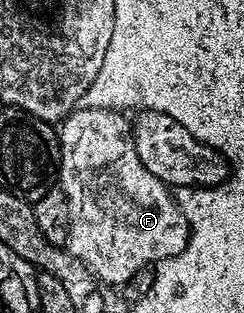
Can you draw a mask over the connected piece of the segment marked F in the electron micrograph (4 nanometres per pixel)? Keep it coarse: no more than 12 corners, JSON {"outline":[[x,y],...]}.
{"outline":[[132,122],[58,126],[66,249],[120,288],[178,256],[188,221]]}

